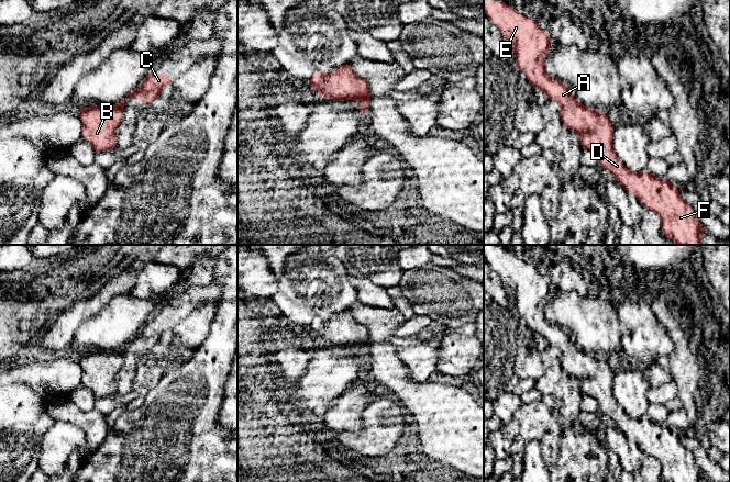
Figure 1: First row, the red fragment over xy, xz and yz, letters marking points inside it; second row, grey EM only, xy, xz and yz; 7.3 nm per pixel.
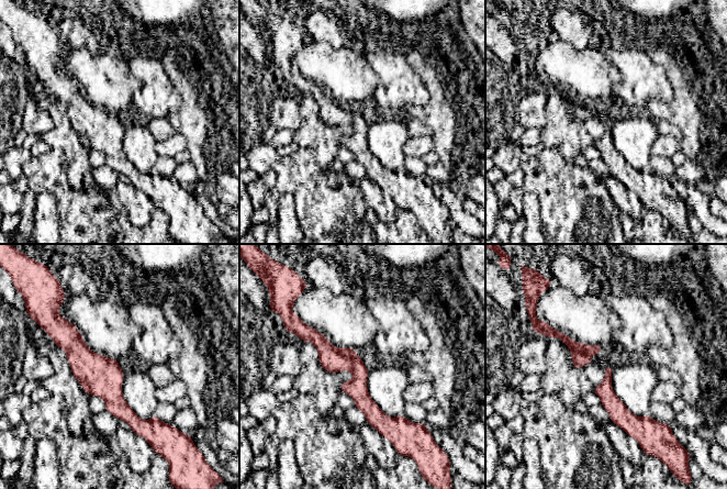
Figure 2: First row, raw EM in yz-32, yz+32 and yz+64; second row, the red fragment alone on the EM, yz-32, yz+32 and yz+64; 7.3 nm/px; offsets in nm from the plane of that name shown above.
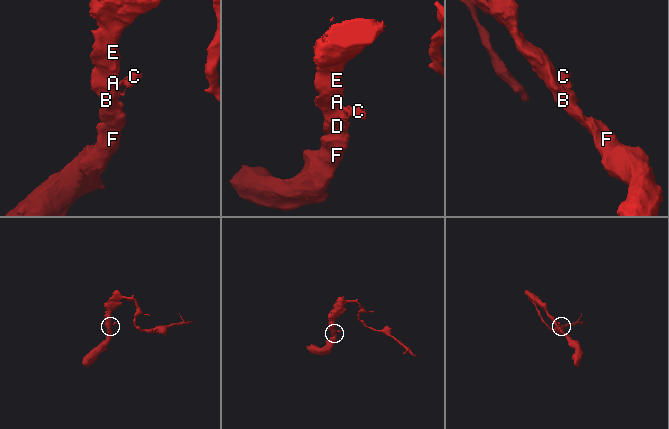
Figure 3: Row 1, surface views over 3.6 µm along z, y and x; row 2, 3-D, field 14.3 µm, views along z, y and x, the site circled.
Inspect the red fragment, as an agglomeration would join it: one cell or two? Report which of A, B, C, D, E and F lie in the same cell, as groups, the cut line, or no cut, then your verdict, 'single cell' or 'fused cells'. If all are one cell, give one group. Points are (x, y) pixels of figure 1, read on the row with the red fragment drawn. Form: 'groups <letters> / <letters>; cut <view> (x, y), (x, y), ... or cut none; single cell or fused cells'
groups A B D E F / C; cut xz (369, 93), (358, 100); fused cells

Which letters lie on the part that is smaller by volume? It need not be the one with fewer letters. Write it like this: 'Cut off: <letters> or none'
Cut off: C

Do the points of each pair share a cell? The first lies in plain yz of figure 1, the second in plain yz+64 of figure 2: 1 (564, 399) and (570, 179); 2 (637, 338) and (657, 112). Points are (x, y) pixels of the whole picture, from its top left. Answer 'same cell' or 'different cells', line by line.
1: different cells
2: different cells

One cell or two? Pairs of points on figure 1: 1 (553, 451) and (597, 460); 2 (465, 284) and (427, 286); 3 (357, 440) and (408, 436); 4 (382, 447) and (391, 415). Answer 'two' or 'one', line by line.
1: one
2: one
3: two
4: one

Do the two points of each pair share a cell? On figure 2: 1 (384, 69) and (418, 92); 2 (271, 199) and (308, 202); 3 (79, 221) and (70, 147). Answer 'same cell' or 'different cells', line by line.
1: same cell
2: different cells
3: different cells

